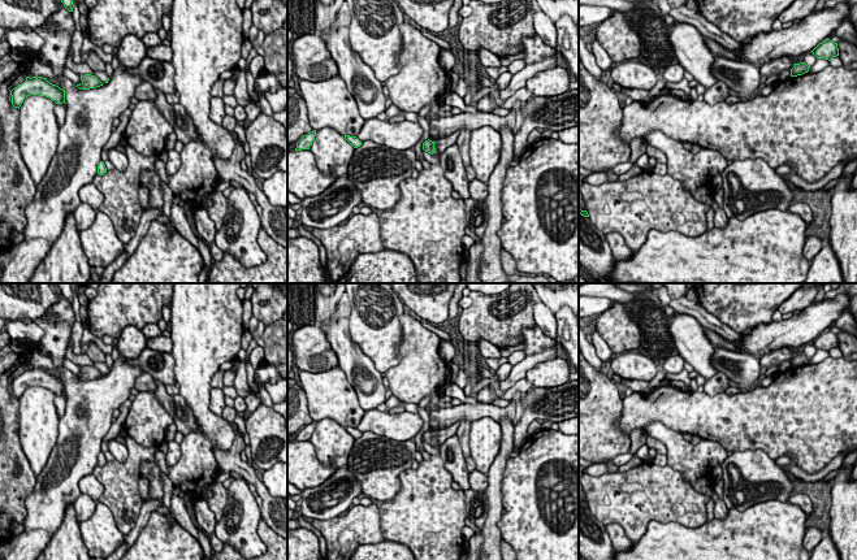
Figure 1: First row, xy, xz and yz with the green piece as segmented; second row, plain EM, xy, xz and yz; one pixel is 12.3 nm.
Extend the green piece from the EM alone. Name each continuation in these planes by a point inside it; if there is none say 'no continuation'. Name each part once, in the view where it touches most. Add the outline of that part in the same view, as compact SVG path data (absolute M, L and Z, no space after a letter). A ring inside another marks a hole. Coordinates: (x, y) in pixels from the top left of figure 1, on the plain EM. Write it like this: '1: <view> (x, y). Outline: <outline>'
1: xz (442, 434). Outline: M459 421L451 426L440 429L434 433L434 442L442 444L447 438L456 435Z

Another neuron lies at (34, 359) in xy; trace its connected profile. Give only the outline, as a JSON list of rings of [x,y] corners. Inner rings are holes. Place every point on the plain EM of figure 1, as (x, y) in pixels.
[[[30,348],[26,356],[27,366],[31,368],[46,368],[55,369],[52,360],[43,353],[39,353],[36,350]]]

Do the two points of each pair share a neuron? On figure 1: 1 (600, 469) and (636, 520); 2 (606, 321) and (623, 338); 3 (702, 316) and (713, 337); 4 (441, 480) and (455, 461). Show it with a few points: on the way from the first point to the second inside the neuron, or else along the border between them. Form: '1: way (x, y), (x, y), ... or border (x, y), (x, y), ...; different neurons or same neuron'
1: border (606, 472), (592, 476); different neurons
2: way (610, 325), (619, 334); same neuron
3: border (704, 326), (732, 343); different neurons
4: border (438, 454), (445, 469), (454, 481); different neurons

